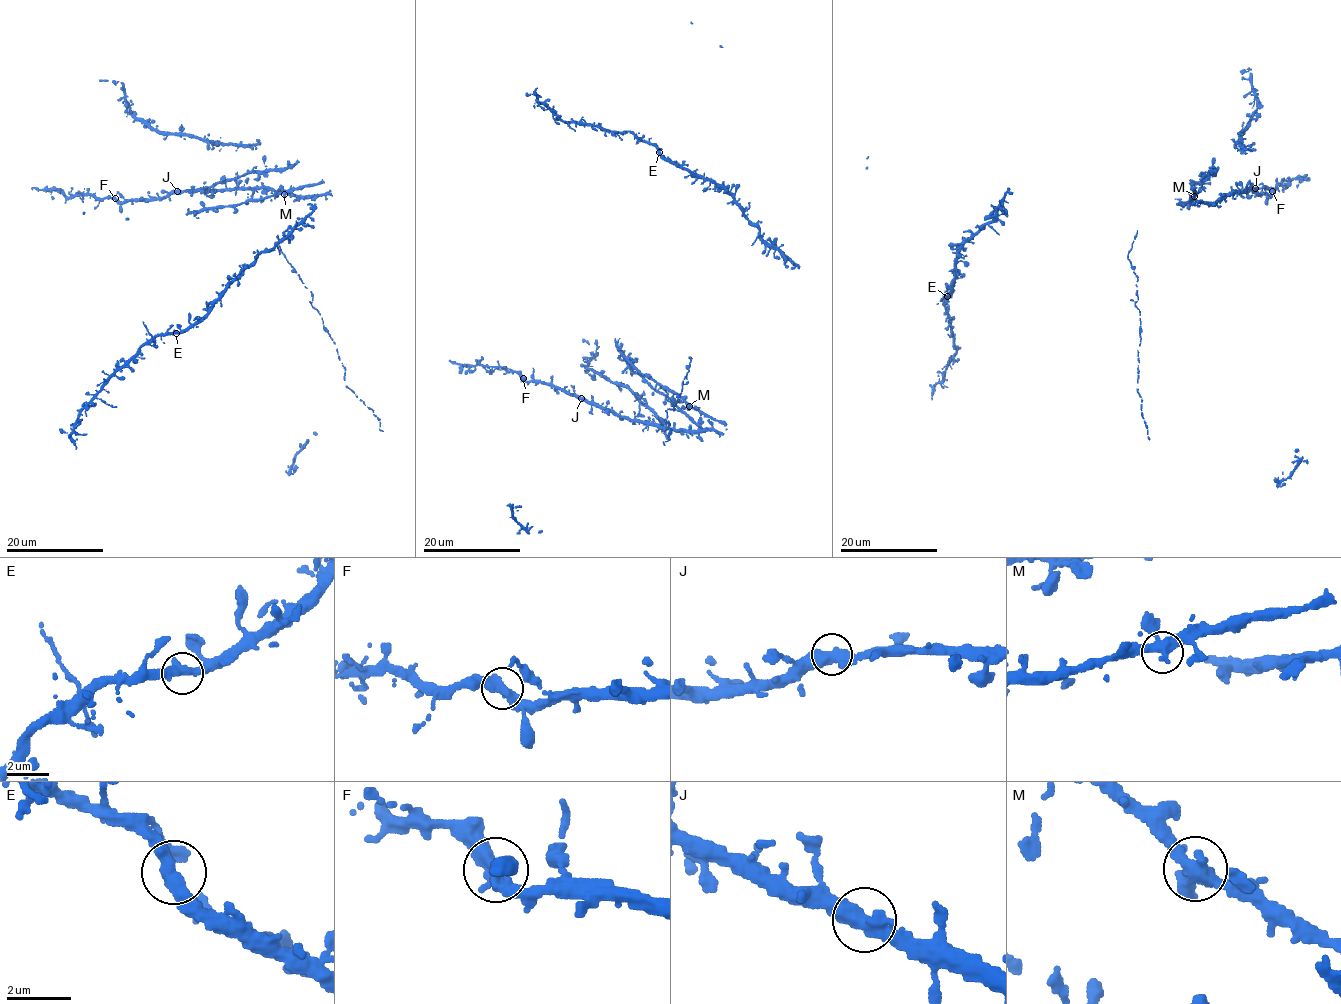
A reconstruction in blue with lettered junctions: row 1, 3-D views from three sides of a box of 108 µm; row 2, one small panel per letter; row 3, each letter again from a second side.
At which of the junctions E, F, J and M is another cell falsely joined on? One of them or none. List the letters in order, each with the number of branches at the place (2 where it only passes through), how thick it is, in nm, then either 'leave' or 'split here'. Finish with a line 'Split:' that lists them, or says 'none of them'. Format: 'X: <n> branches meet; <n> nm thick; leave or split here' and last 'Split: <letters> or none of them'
E: 2 branches meet; 480 nm thick; leave
F: 2 branches meet; 480 nm thick; leave
J: 2 branches meet; 480 nm thick; leave
M: 3 branches meet; 360 nm thick; leave
Split: none of them

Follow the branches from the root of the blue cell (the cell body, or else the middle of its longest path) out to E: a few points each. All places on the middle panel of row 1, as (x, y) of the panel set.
E: (780, 252), (762, 239), (758, 228), (744, 216), (739, 203), (729, 193), (673, 164), (659, 152)

